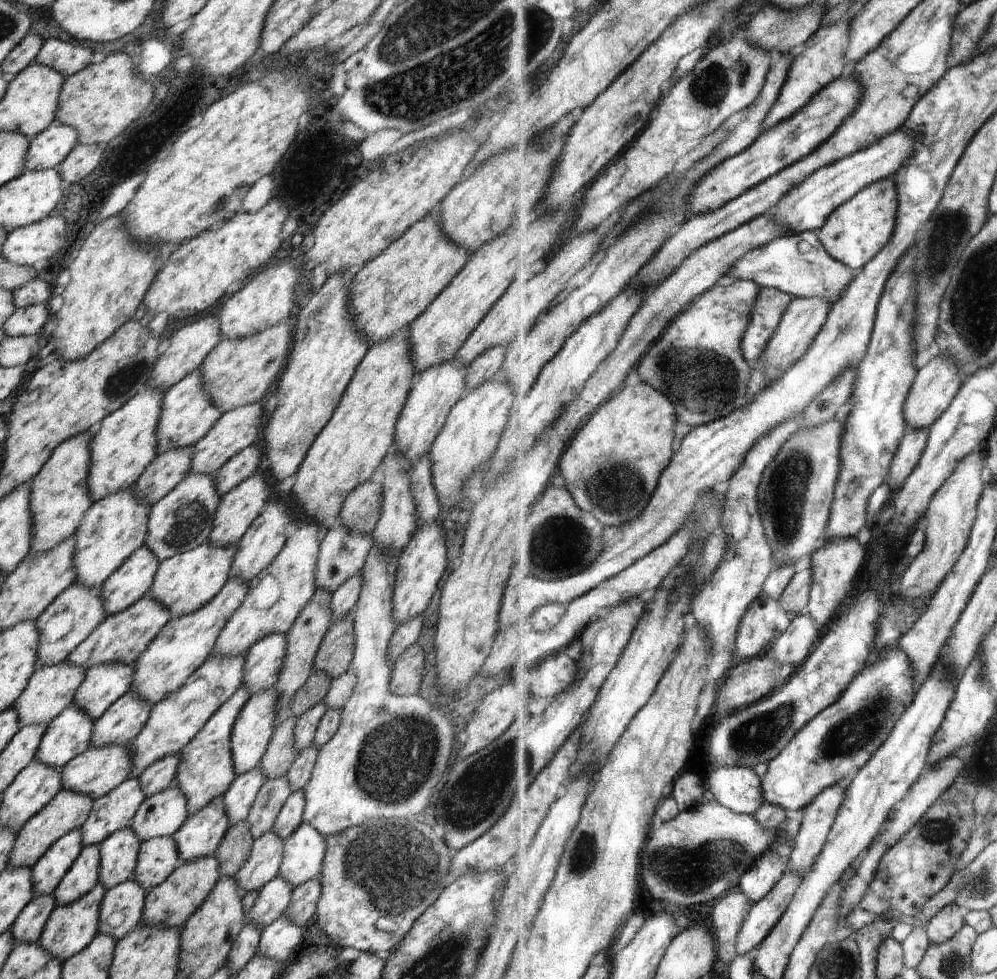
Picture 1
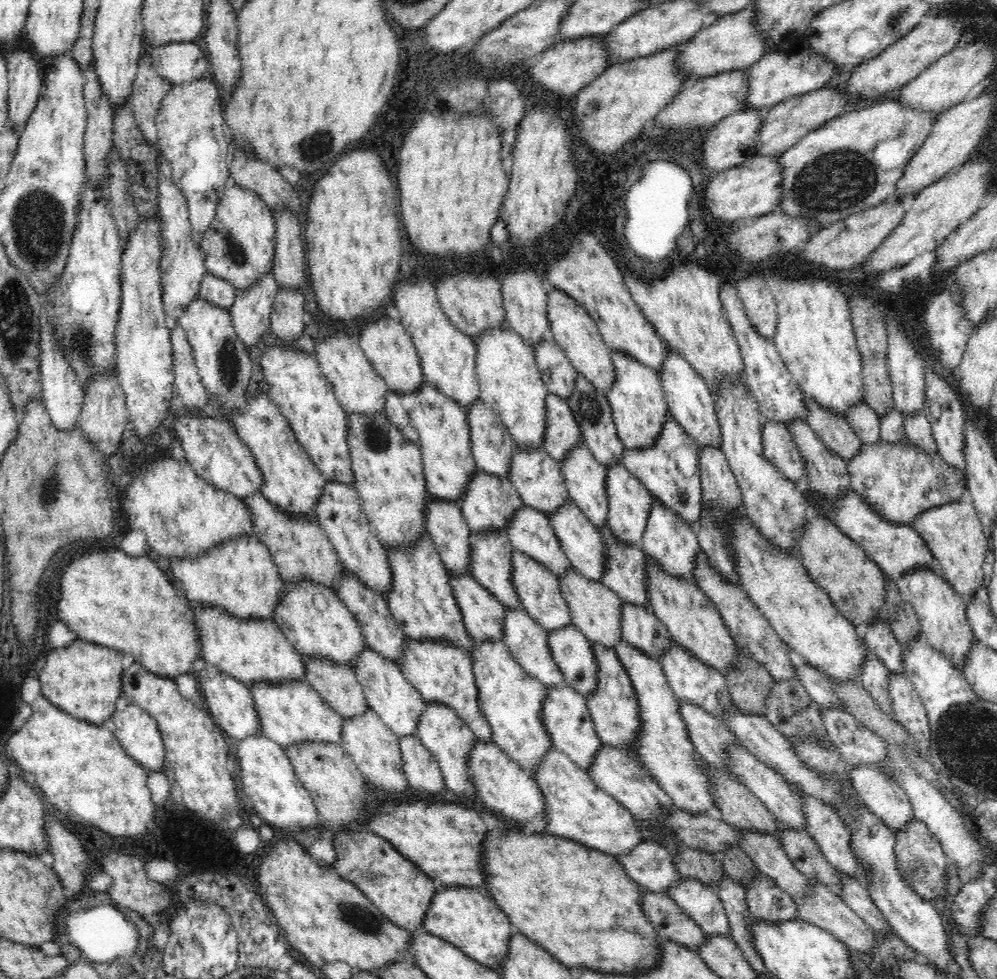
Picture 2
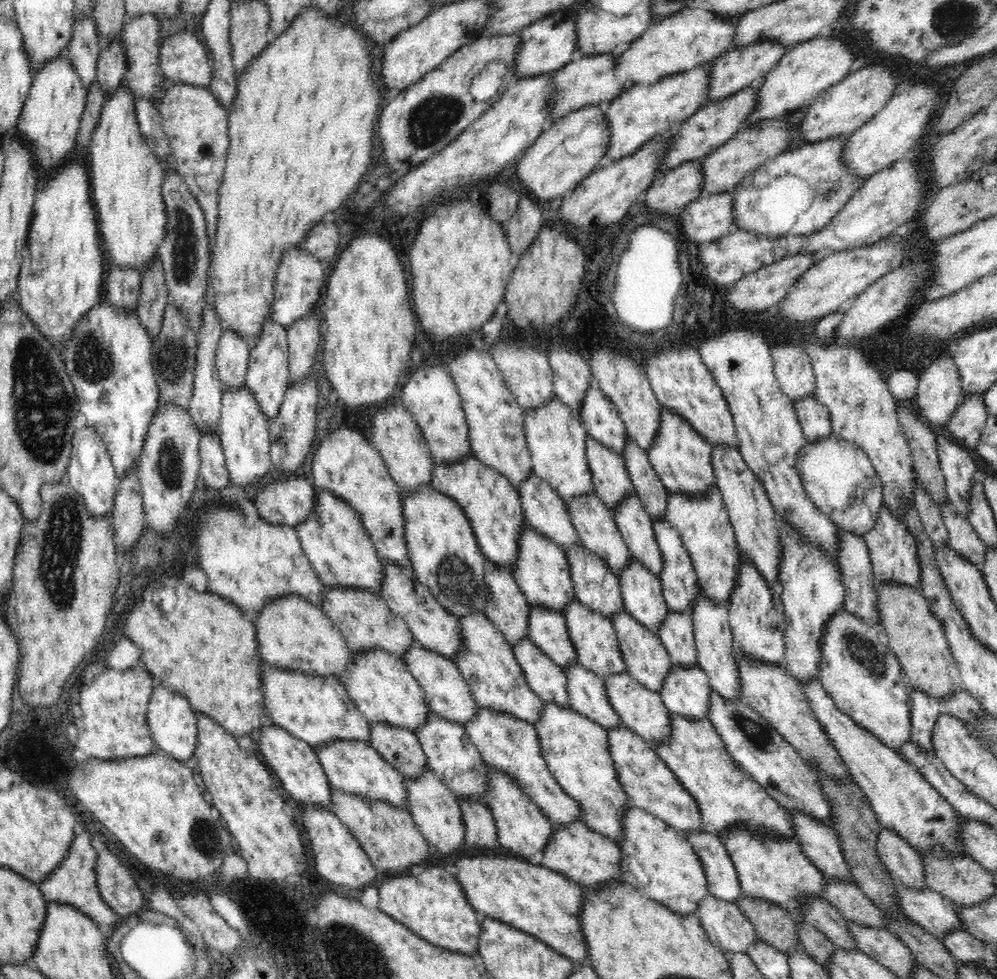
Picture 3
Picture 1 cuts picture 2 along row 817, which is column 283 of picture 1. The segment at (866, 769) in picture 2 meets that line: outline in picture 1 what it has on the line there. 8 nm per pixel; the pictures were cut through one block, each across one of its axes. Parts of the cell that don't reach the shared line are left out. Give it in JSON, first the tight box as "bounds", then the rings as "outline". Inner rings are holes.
{"bounds":[246,874,294,930],"outline":[[[279,874],[259,890],[254,907],[246,915],[246,923],[255,923],[262,930],[275,922],[286,913],[294,890],[292,884]]]}

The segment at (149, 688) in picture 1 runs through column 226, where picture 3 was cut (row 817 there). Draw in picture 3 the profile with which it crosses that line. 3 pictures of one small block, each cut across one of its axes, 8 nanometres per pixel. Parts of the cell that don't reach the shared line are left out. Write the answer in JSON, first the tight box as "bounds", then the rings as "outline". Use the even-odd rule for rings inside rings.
{"bounds":[535,701,634,844],"outline":[[[543,701],[535,727],[548,771],[556,778],[562,791],[580,805],[584,817],[582,821],[588,828],[610,838],[616,844],[622,842],[624,814],[634,804],[618,783],[618,773],[613,767],[609,751],[607,730],[570,706],[546,701]]]}

